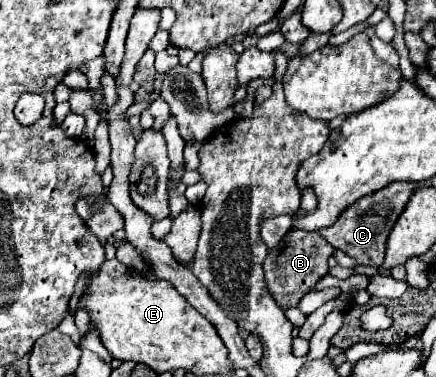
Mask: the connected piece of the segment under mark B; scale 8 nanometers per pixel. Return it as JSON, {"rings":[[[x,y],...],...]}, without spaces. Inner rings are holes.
{"rings":[[[289,231],[285,235],[283,243],[279,243],[279,247],[275,247],[263,261],[265,285],[267,285],[269,293],[273,295],[275,303],[283,311],[289,307],[297,307],[301,297],[305,293],[309,293],[321,277],[325,277],[329,273],[327,261],[331,255],[333,255],[333,247],[319,233],[303,235],[303,231]],[[271,257],[275,261],[275,269],[271,269]]]}

